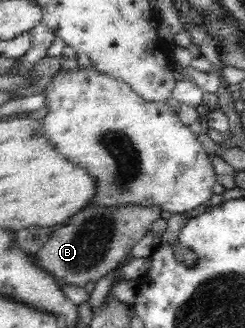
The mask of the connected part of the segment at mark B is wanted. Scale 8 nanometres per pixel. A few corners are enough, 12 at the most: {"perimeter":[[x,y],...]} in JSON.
{"perimeter":[[87,206],[36,253],[84,287],[116,270],[159,206]]}

